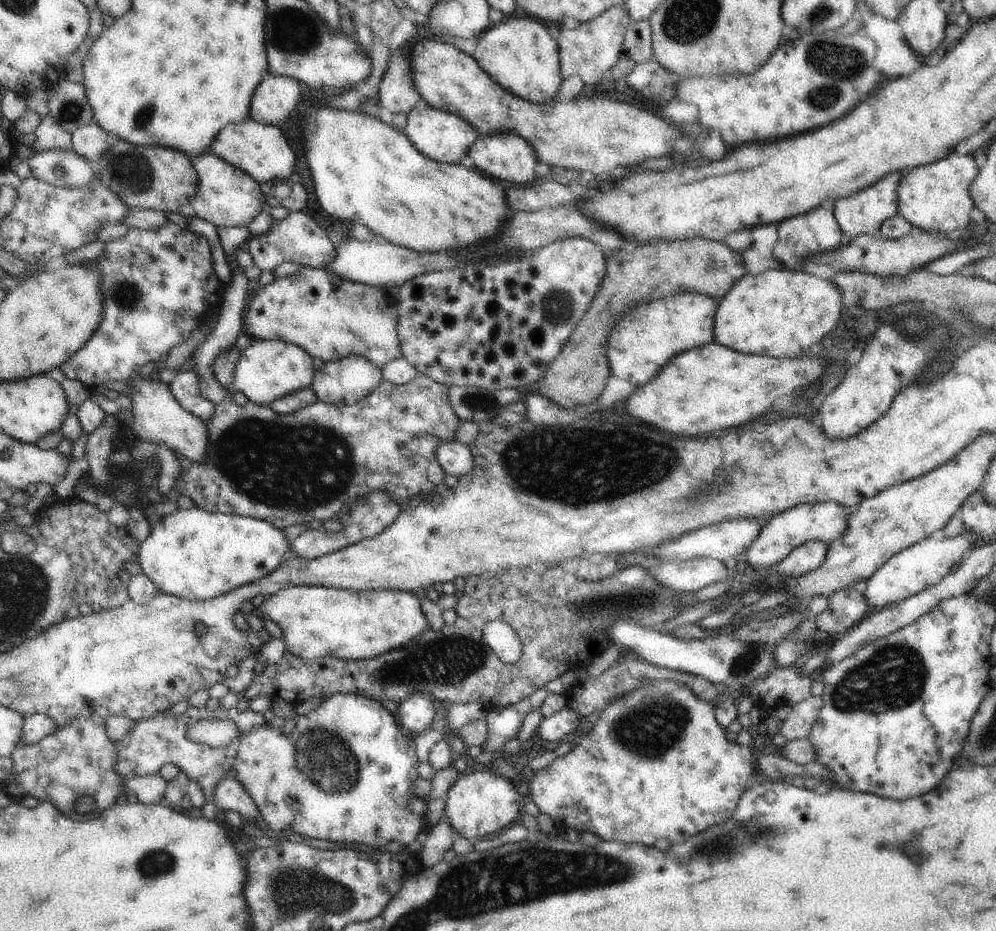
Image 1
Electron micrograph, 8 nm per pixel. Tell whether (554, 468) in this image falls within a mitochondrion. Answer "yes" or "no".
yes

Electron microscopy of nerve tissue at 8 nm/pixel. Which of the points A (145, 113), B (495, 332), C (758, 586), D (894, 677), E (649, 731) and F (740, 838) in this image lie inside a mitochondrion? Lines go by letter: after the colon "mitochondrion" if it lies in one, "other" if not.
A: mitochondrion
B: other
C: other
D: mitochondrion
E: mitochondrion
F: mitochondrion

